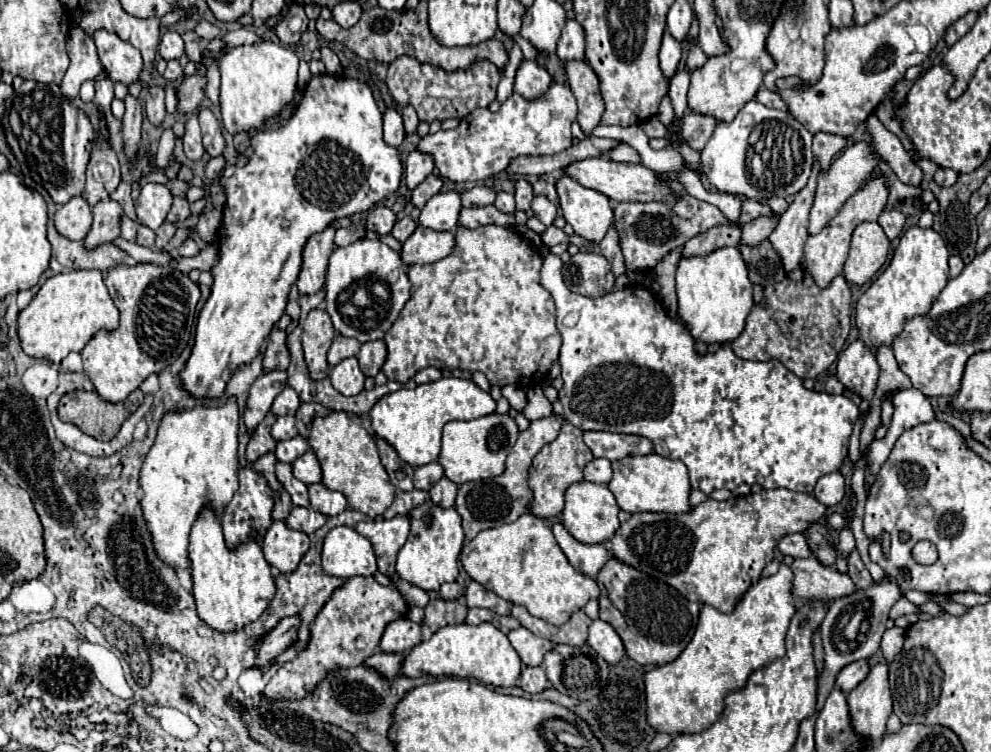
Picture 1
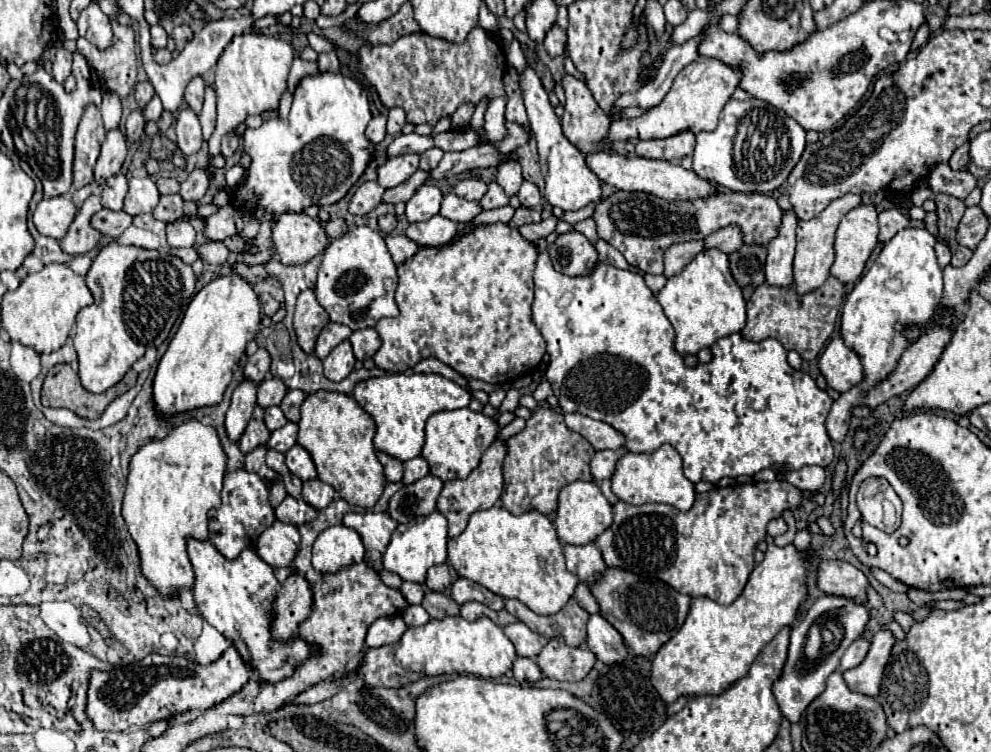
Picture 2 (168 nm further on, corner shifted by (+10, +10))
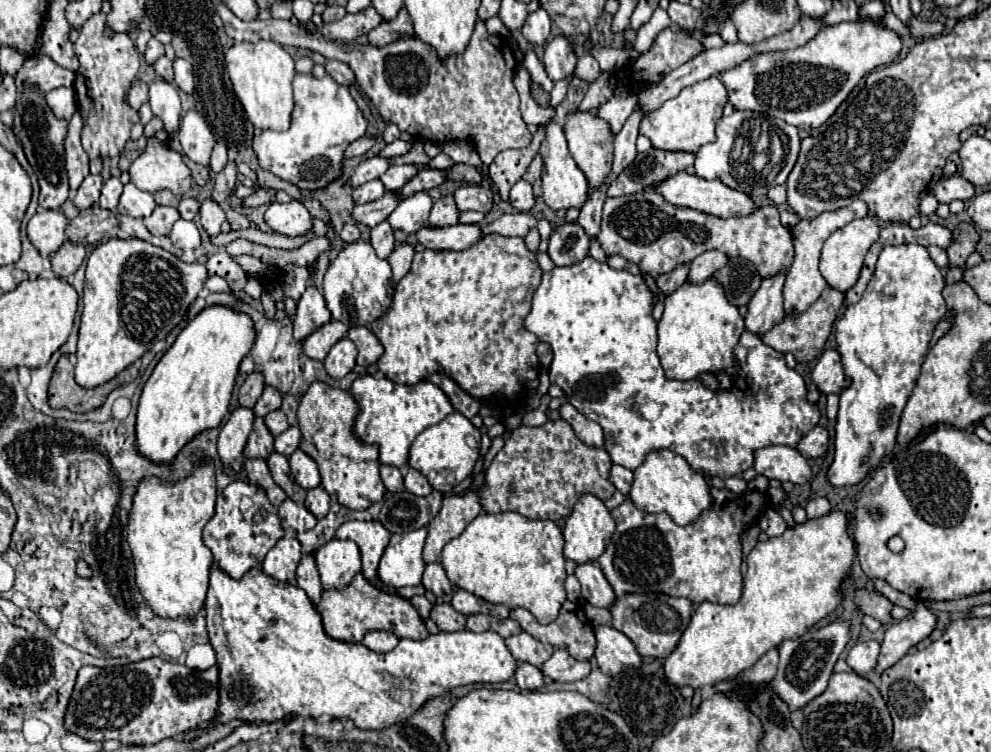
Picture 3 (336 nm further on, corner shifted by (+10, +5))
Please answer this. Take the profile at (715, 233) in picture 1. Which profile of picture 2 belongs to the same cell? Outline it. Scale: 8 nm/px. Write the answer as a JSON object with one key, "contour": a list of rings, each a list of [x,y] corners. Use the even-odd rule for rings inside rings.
{"contour":[[[693,240],[693,242],[679,242],[679,244],[671,244],[665,250],[665,276],[669,278],[671,274],[677,274],[679,270],[683,270],[683,266],[687,262],[691,262],[691,258],[695,258],[695,254],[699,254],[705,248],[703,240]]]}

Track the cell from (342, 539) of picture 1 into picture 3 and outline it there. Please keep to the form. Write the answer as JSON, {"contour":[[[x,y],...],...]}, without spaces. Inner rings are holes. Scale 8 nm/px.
{"contour":[[[331,539],[315,553],[315,559],[323,589],[343,589],[361,571],[359,547],[351,541]]]}

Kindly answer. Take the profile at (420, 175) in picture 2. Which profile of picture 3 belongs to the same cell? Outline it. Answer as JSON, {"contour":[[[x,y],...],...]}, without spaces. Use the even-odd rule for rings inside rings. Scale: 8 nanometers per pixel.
{"contour":[[[387,191],[383,195],[383,199],[377,199],[377,201],[371,201],[371,203],[363,203],[363,205],[355,205],[353,207],[353,213],[351,217],[357,221],[357,223],[363,223],[367,227],[375,227],[379,225],[383,219],[389,217],[389,213],[399,205],[399,199],[395,197],[395,193]]]}

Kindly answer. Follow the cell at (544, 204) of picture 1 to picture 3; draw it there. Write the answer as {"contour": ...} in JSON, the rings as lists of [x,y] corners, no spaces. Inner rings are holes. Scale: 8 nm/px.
{"contour":[[[519,179],[513,187],[511,187],[511,195],[509,195],[509,203],[517,209],[517,211],[529,211],[535,205],[535,197],[533,197],[533,189],[525,179]]]}

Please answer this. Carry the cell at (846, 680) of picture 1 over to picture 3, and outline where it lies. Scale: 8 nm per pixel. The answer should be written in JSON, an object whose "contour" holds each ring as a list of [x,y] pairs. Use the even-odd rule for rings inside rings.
{"contour":[[[867,641],[867,643],[857,643],[849,653],[847,653],[847,663],[853,671],[859,671],[861,675],[867,675],[869,671],[875,669],[877,657],[879,657],[881,645],[877,641]]]}

